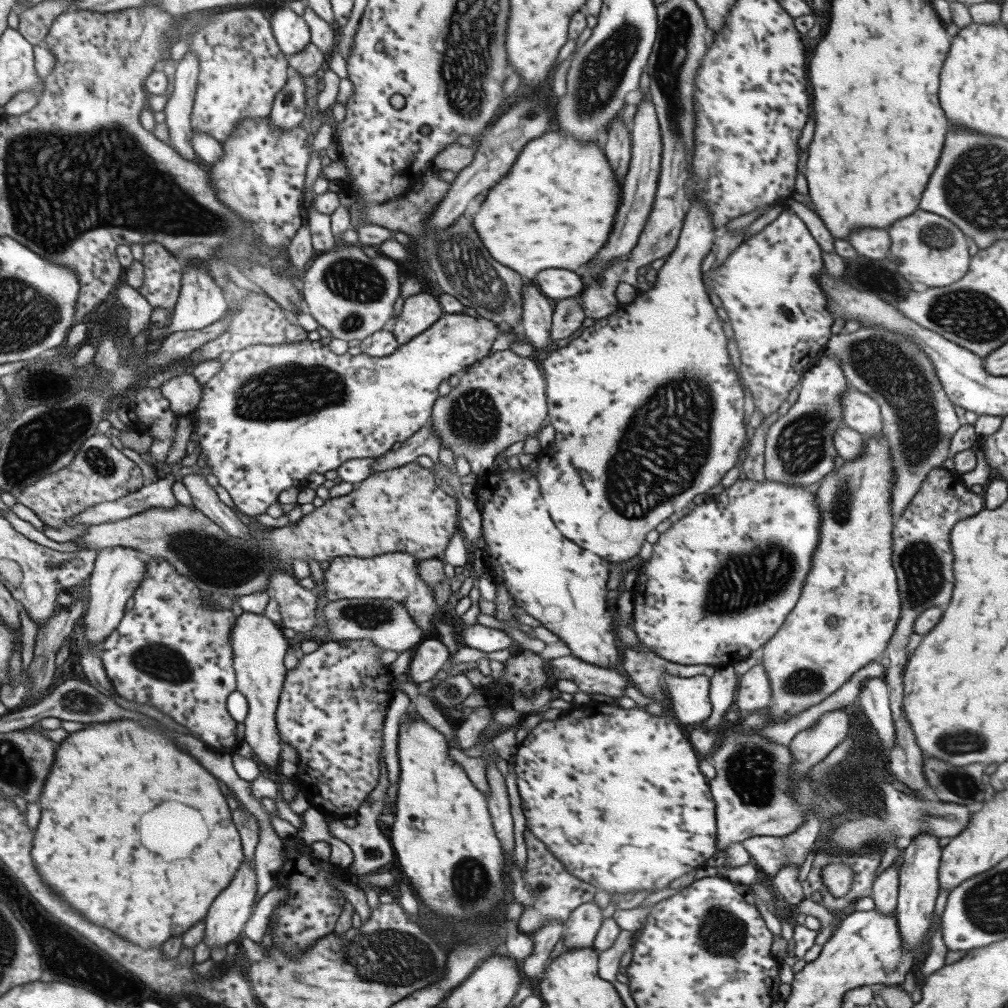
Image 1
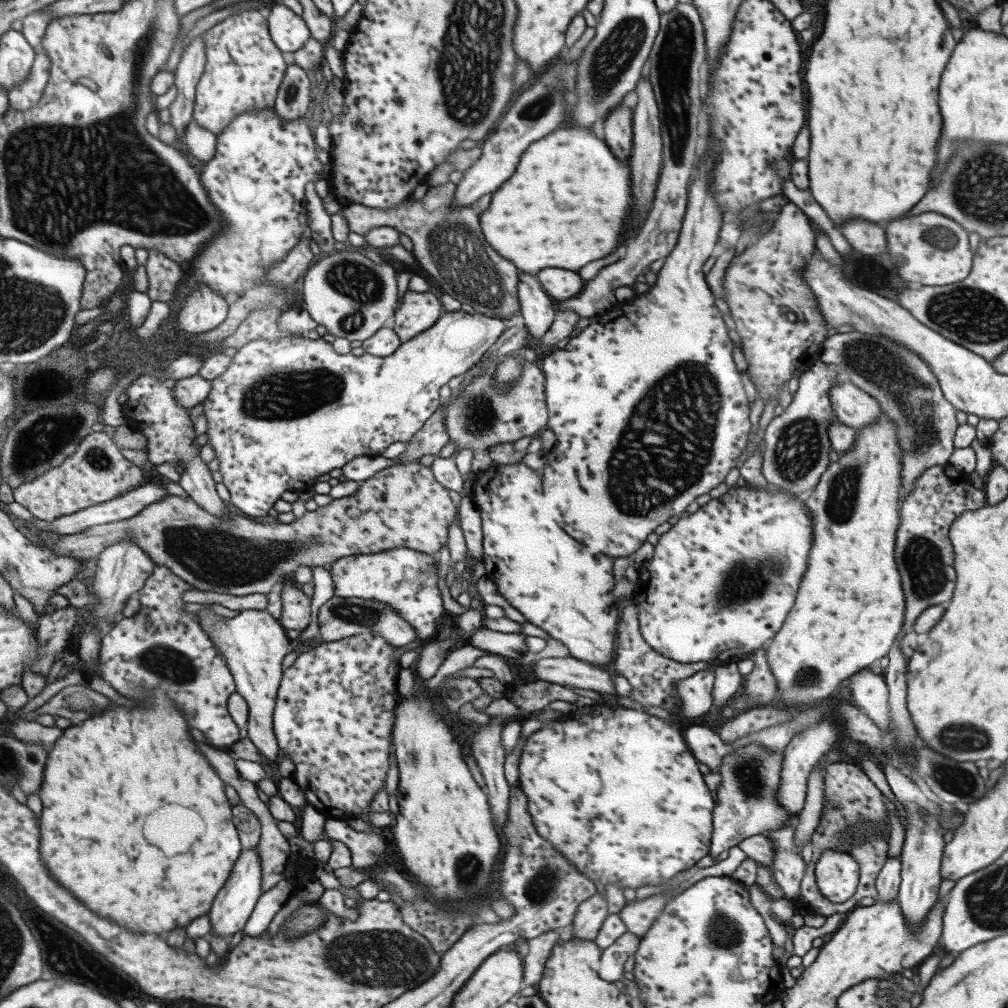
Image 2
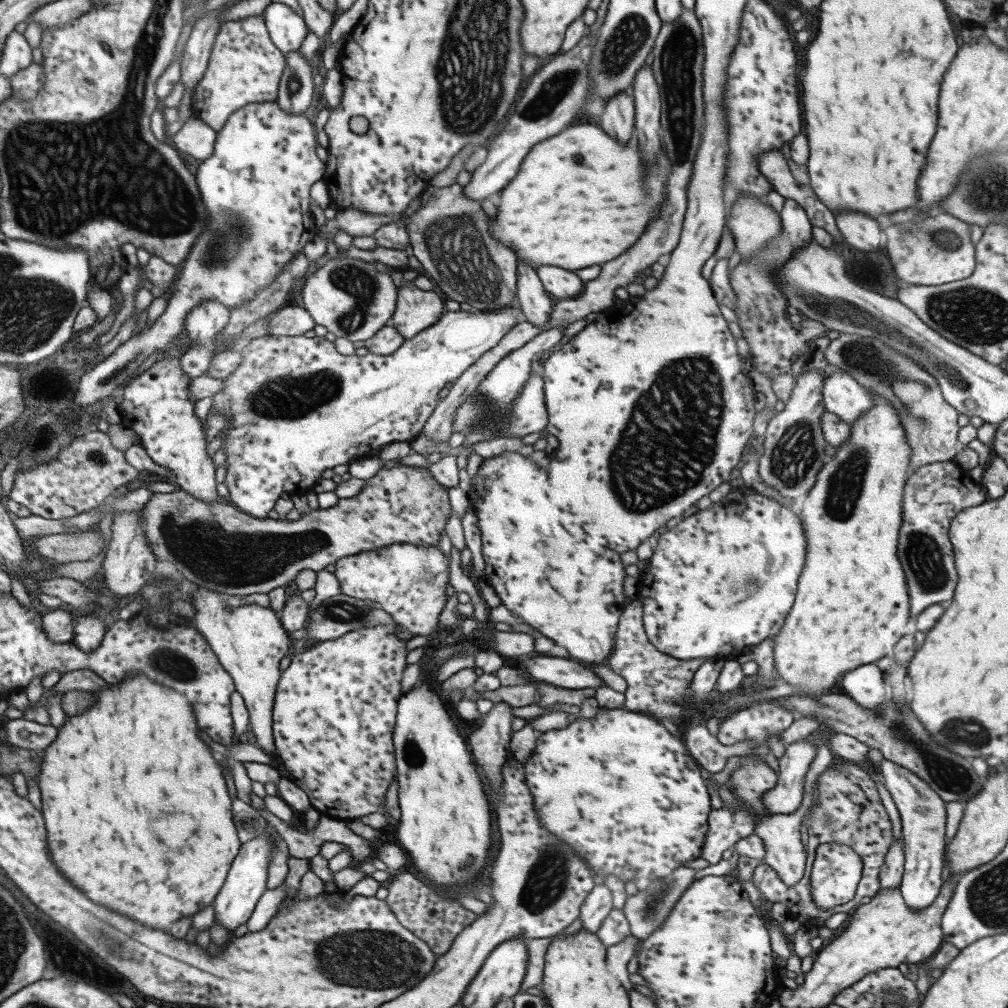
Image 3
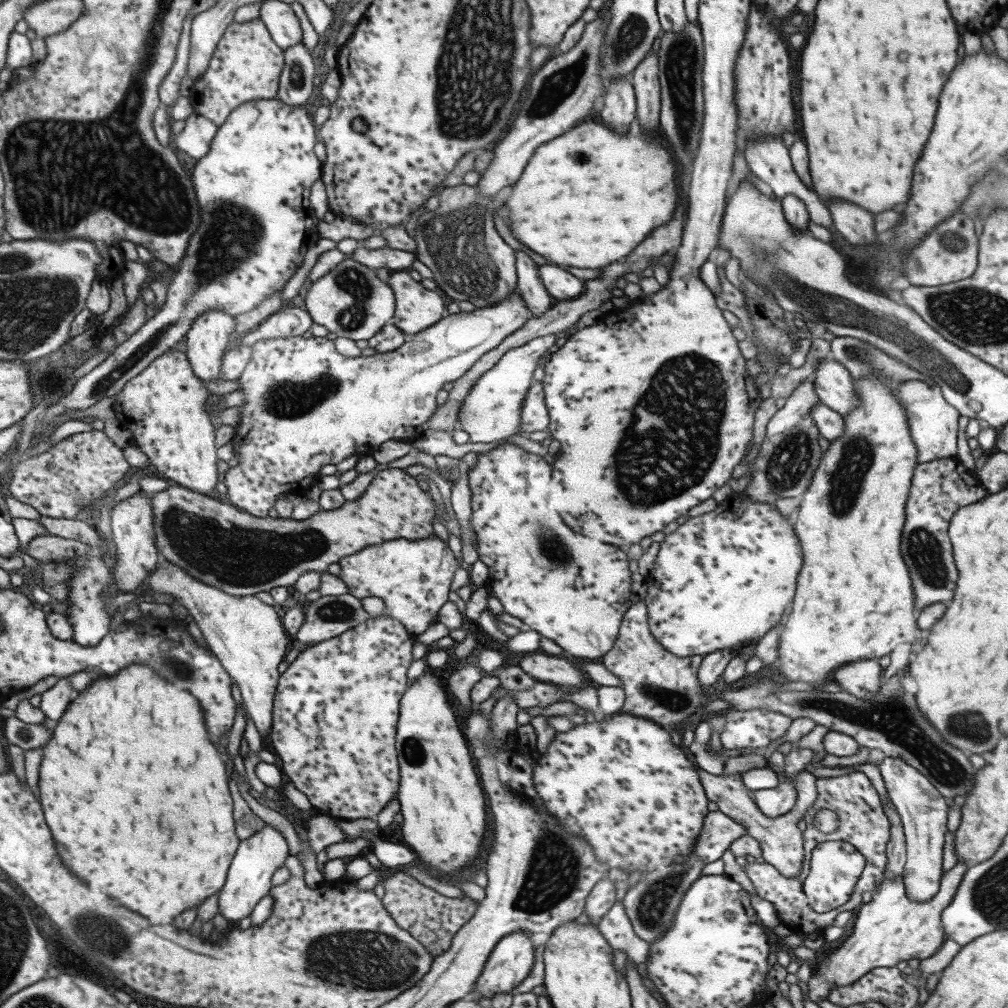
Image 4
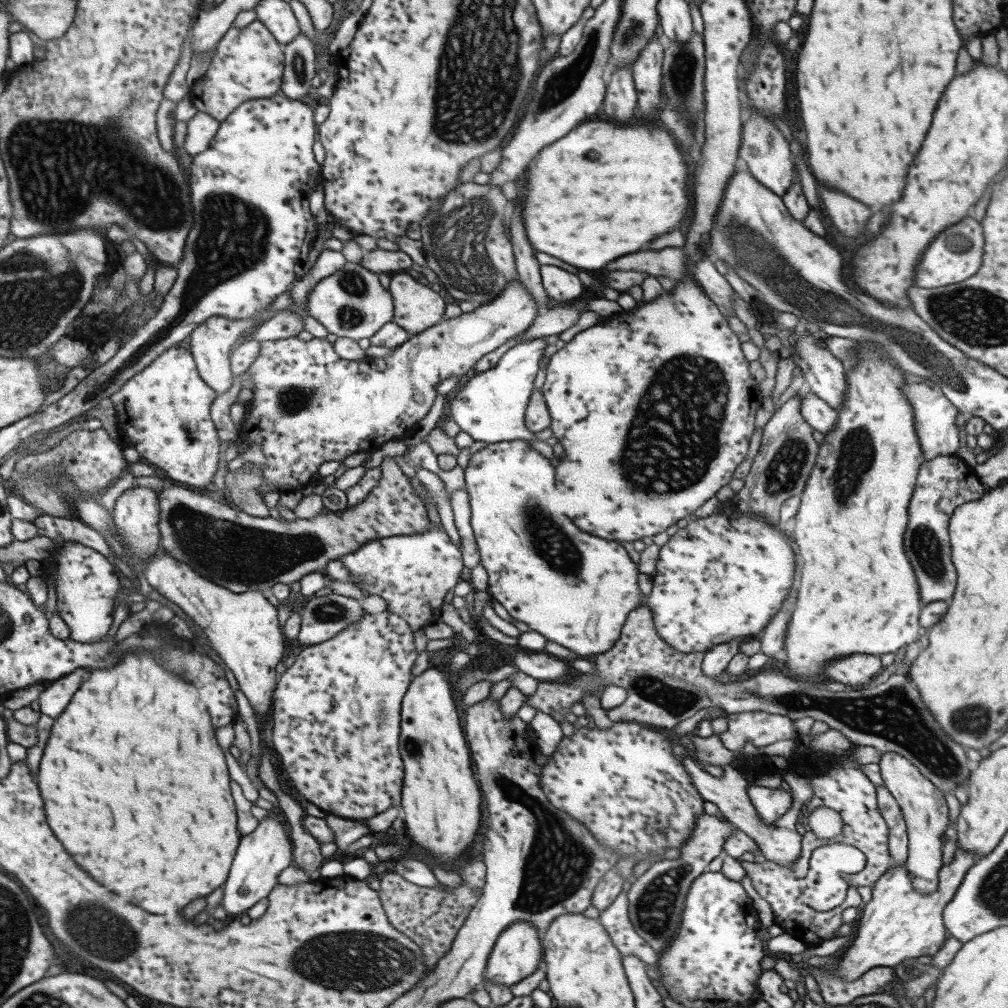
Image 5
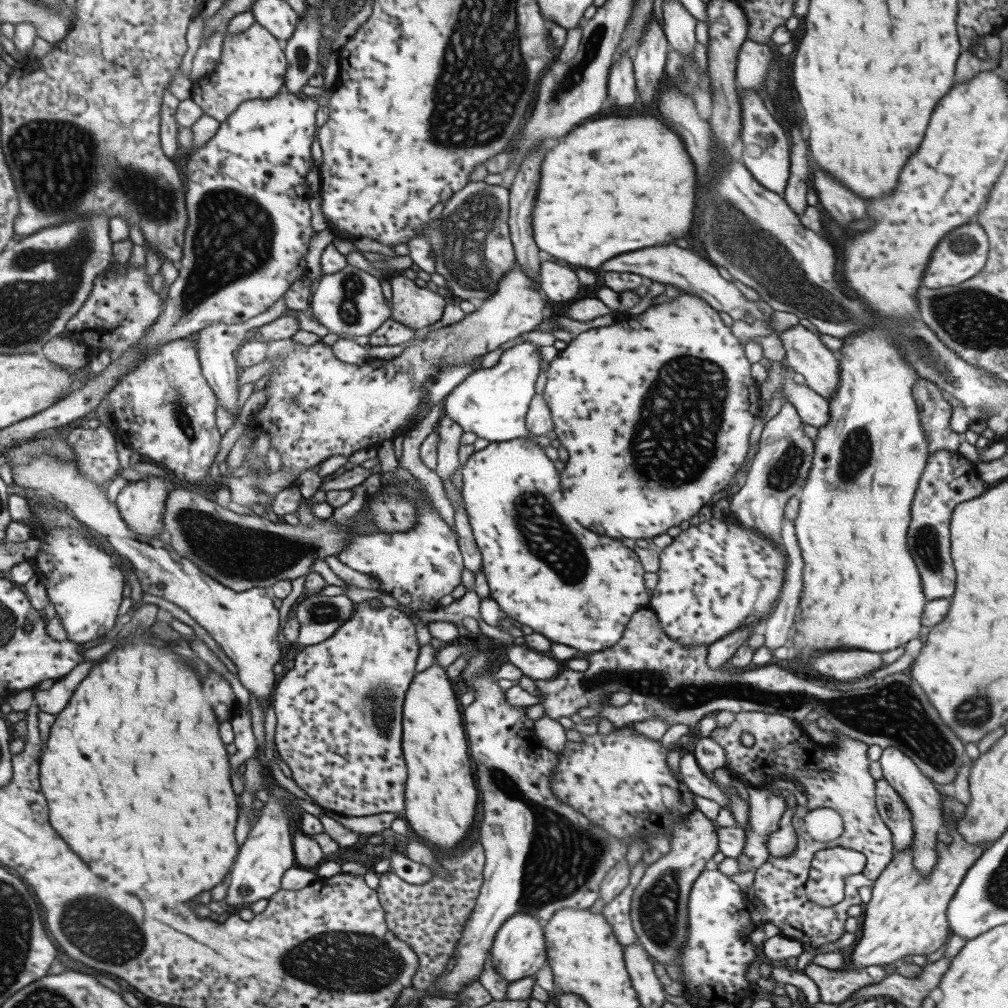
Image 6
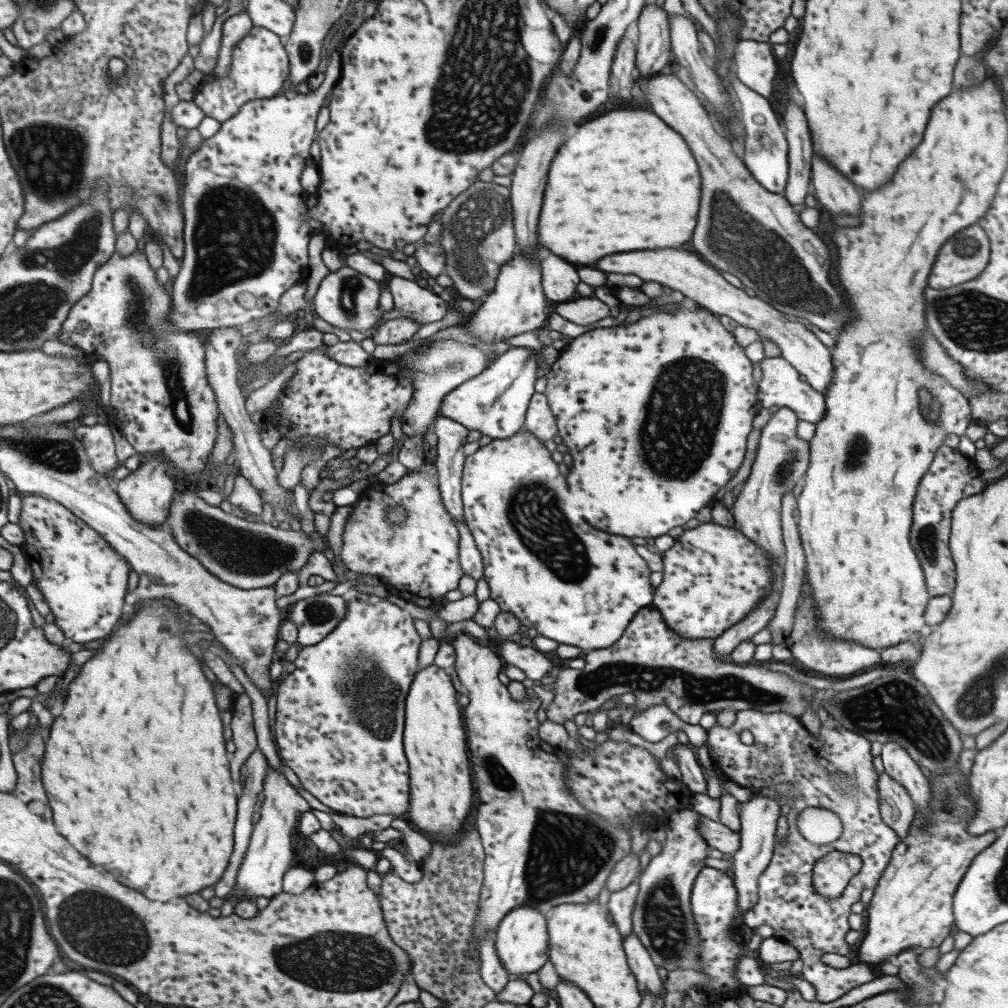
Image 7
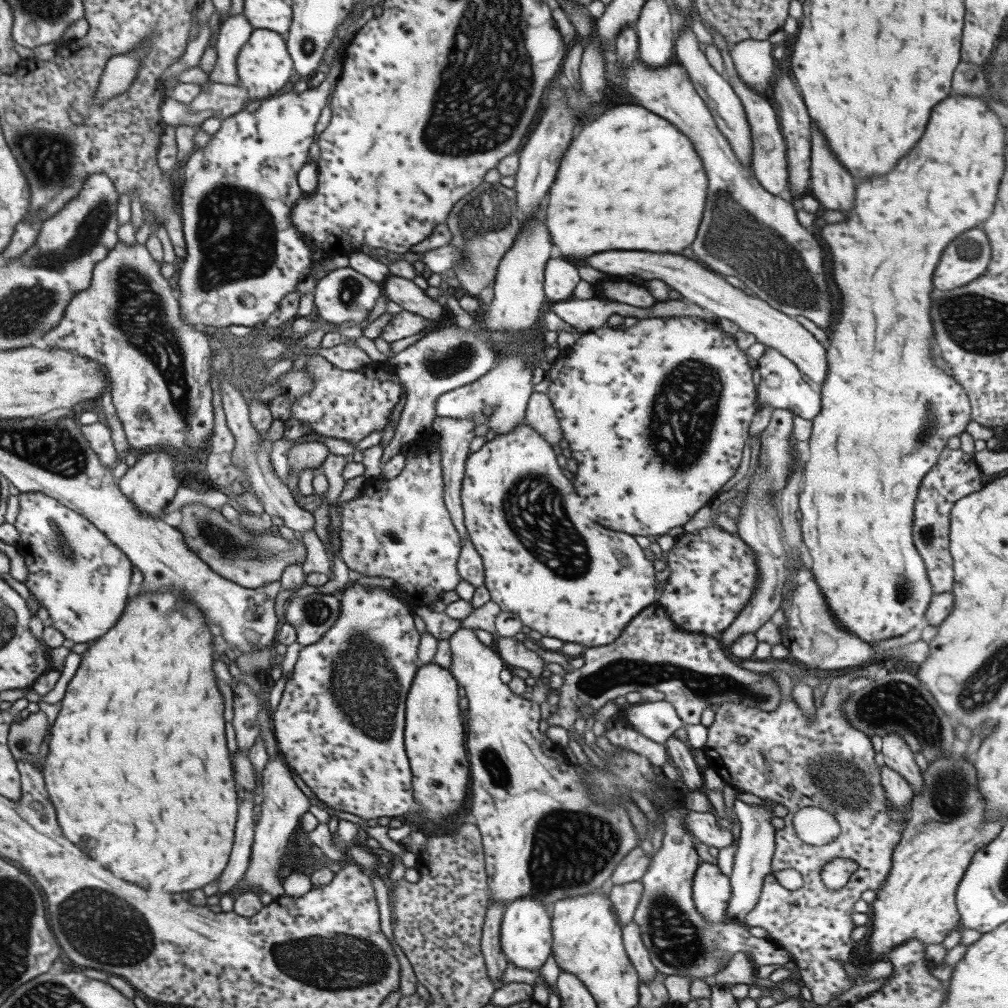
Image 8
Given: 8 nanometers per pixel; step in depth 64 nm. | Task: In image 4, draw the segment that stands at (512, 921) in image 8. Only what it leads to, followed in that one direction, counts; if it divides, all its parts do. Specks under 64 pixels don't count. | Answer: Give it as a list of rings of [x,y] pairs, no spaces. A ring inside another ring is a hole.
[[[513,931],[497,941],[492,952],[489,954],[481,975],[475,981],[476,987],[467,998],[473,999],[477,1004],[481,1000],[491,1000],[495,993],[511,993],[513,988],[519,985],[531,971],[533,965],[533,946],[529,941],[529,933],[525,931]]]

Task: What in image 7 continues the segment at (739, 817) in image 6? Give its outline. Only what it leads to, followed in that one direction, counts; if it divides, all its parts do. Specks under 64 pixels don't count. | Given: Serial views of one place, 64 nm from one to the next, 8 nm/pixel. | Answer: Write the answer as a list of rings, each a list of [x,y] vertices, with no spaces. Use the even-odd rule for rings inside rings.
[[[683,739],[674,744],[670,755],[680,770],[681,783],[692,793],[706,794],[704,770],[697,761],[696,753],[683,744]]]

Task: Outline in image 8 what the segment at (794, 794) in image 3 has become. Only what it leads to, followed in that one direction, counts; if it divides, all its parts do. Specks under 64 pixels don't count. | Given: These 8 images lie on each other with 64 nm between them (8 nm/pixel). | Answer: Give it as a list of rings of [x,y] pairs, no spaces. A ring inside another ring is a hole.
[[[735,799],[732,810],[737,816],[740,826],[737,850],[733,857],[732,871],[728,876],[730,897],[724,914],[729,923],[743,923],[745,915],[758,901],[764,876],[770,874],[770,860],[774,851],[774,828],[769,818],[774,816],[770,812],[770,802],[763,804],[746,804]]]

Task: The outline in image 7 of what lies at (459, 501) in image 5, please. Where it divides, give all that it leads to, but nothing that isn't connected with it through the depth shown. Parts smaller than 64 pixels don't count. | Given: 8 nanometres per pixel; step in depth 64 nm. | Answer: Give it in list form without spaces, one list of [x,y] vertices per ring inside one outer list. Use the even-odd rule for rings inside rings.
[[[461,521],[454,522],[458,532],[458,563],[463,574],[478,581],[482,578],[482,558],[475,546],[474,540],[467,529],[467,525]]]

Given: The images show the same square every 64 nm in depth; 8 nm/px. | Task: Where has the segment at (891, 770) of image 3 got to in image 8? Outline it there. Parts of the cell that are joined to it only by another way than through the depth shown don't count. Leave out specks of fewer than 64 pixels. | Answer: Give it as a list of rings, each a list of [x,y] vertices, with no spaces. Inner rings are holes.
[[[885,734],[881,743],[883,762],[909,783],[913,793],[920,793],[922,778],[919,767],[913,761],[914,754],[897,734]]]

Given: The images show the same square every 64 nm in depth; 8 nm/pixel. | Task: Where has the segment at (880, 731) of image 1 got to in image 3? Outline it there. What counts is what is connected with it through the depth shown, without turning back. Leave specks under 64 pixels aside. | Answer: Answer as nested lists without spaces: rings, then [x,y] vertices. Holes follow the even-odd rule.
[[[875,663],[862,664],[840,676],[841,688],[860,707],[880,712],[880,704],[887,698],[887,683]]]

